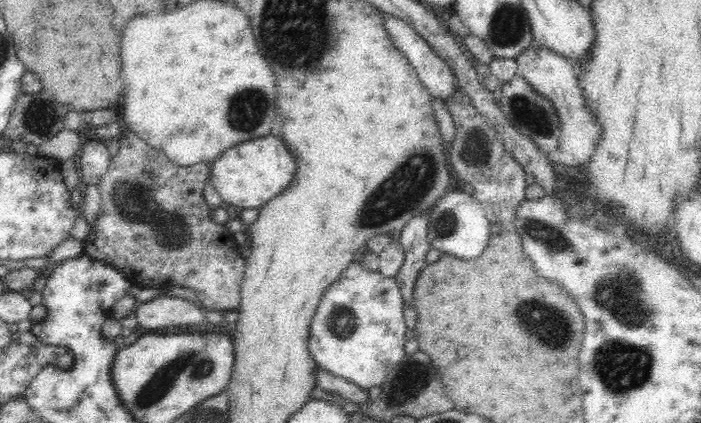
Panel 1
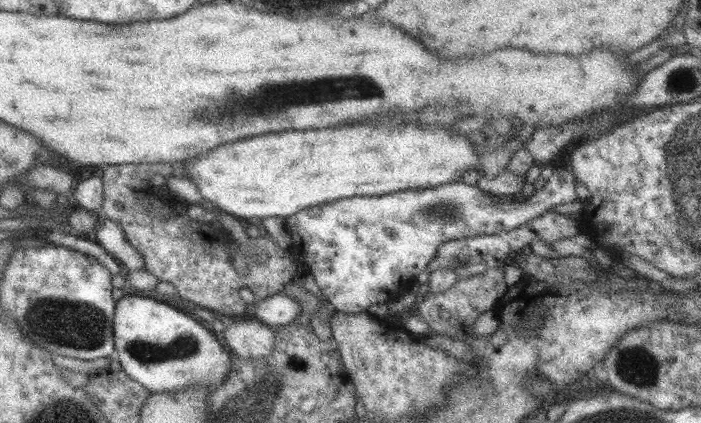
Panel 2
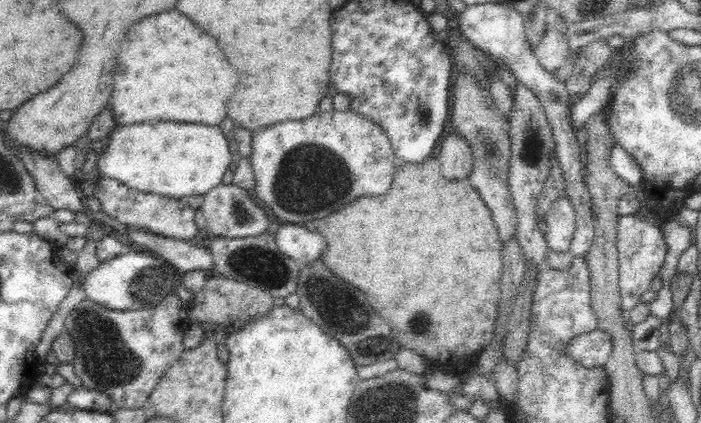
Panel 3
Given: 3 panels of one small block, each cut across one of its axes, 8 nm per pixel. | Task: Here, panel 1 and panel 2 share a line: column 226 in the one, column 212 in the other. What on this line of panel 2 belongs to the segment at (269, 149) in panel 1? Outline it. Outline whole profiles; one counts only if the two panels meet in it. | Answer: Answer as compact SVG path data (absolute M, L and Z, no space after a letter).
M407 124L393 130L375 130L369 126L343 126L253 136L203 152L199 158L191 158L179 163L179 166L180 176L197 187L202 200L211 208L242 222L254 222L268 217L285 219L303 208L352 196L381 196L409 188L435 188L439 184L458 182L468 172L474 175L479 172L479 156L475 155L464 134L449 134L445 128L421 130Z

